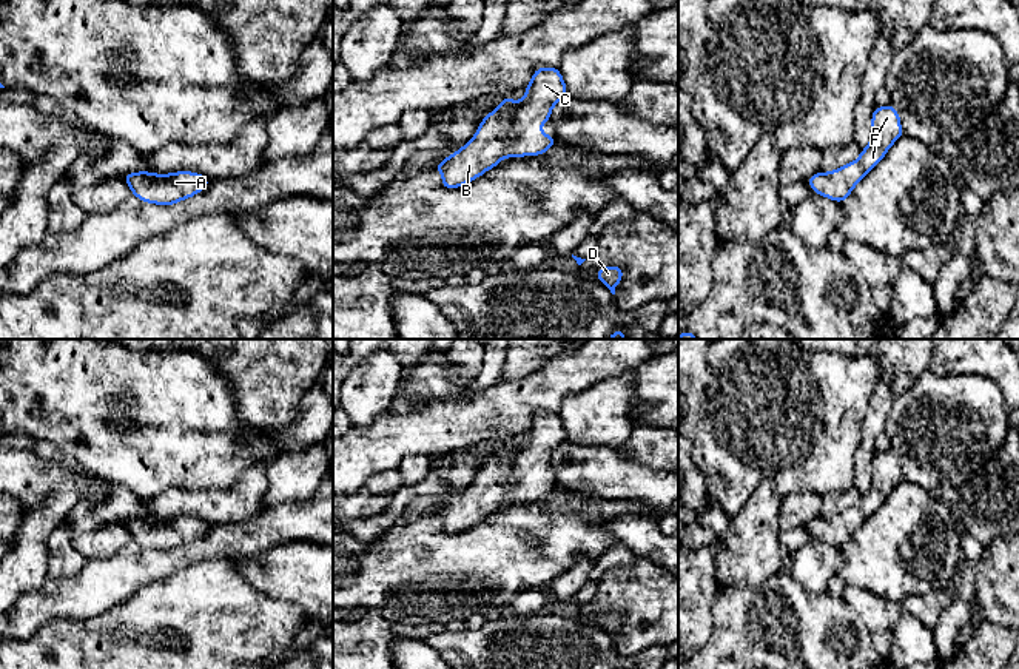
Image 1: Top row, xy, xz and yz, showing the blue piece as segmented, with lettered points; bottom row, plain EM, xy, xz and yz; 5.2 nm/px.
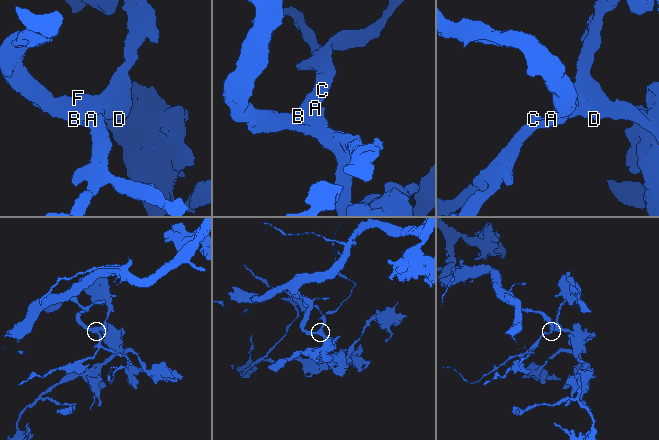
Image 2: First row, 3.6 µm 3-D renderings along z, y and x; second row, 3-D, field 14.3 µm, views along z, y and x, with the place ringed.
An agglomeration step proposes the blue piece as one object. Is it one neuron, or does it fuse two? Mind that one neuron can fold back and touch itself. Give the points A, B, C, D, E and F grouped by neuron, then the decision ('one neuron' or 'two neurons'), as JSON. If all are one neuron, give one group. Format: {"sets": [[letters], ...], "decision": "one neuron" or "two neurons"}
{"sets": [["A", "B", "C", "D", "E", "F"]], "decision": "one neuron"}

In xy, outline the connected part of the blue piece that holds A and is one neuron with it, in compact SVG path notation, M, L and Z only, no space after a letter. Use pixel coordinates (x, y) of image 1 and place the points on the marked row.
M148 171L123 176L133 196L148 203L173 205L193 197L210 185L210 179L191 171L154 174Z

